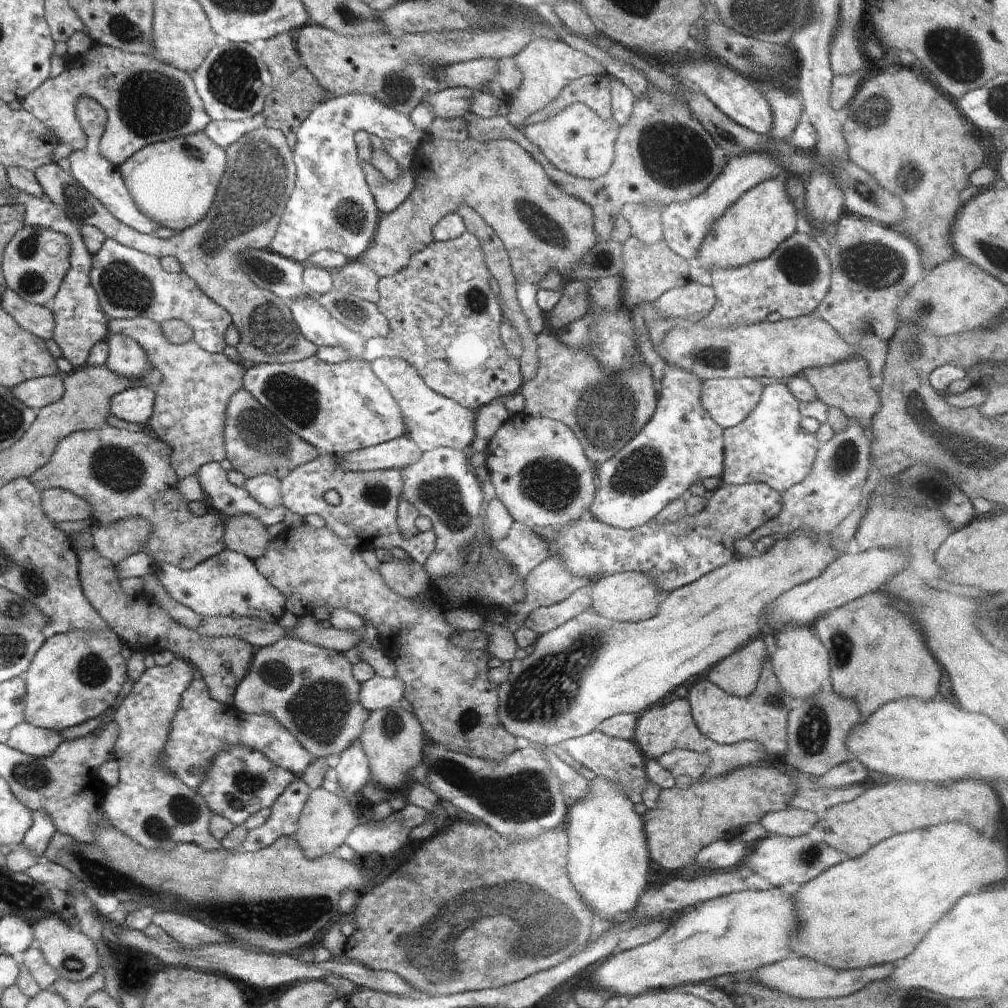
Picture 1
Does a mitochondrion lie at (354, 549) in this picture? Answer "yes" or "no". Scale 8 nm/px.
no

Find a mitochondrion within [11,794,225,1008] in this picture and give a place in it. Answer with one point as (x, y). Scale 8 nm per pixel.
(70, 964)

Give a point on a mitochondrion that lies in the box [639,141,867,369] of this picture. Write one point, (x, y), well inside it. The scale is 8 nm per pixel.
(798, 264)

